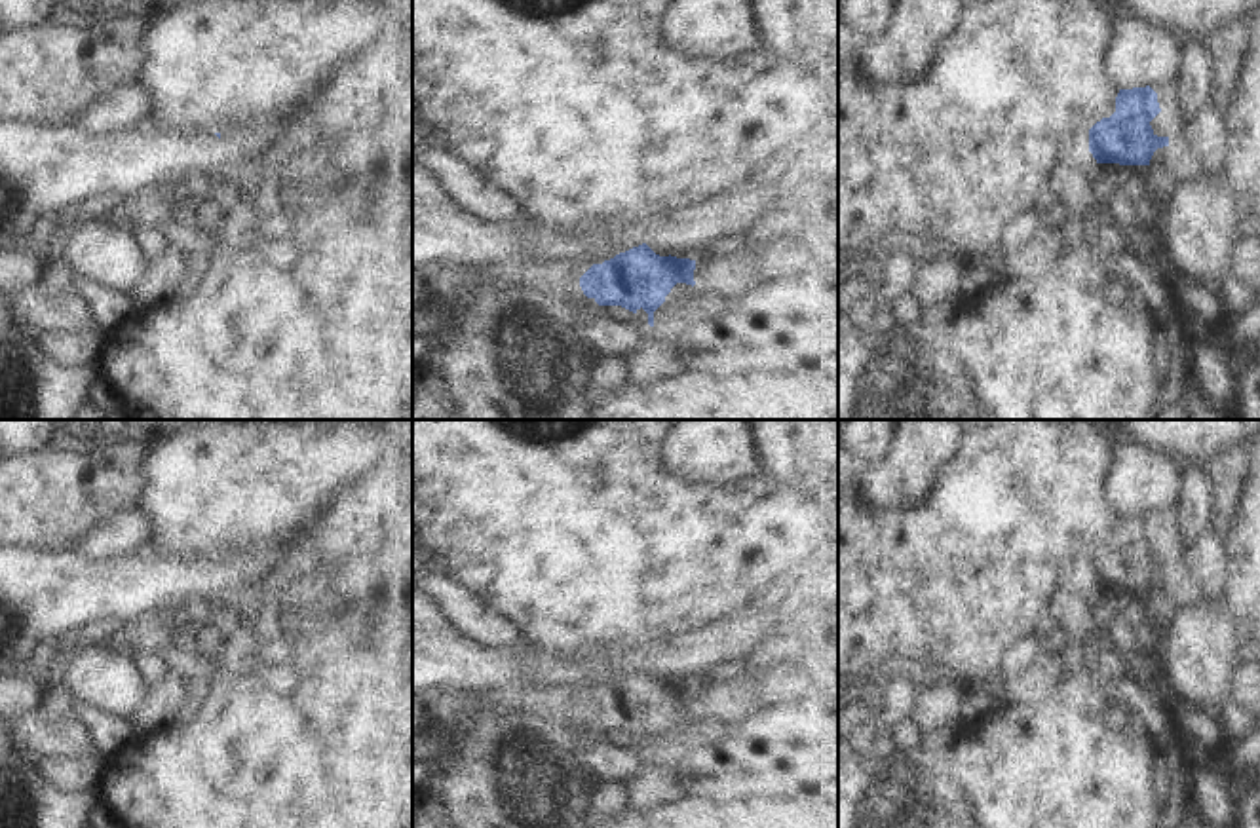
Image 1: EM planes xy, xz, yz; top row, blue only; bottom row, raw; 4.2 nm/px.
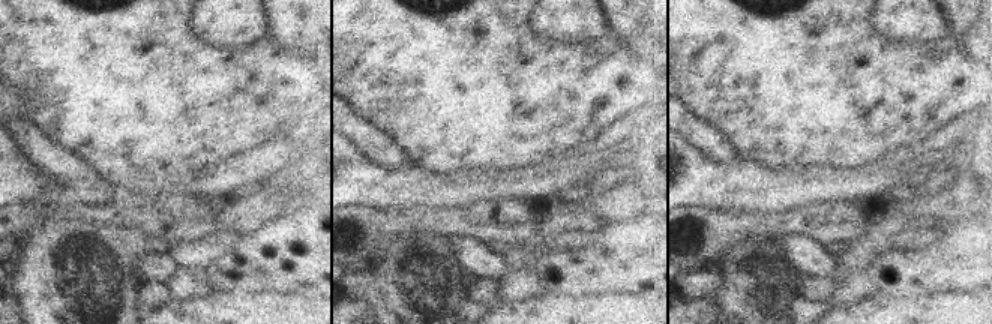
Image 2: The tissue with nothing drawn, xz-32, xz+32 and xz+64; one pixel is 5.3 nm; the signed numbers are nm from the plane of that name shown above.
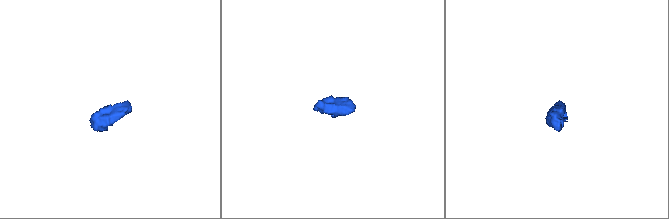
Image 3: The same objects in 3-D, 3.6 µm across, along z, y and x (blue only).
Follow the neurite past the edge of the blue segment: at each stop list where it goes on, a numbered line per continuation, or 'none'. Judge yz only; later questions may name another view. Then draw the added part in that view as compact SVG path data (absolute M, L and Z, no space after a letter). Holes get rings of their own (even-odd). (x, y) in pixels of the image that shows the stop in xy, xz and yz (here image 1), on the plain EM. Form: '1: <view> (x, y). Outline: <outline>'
none.

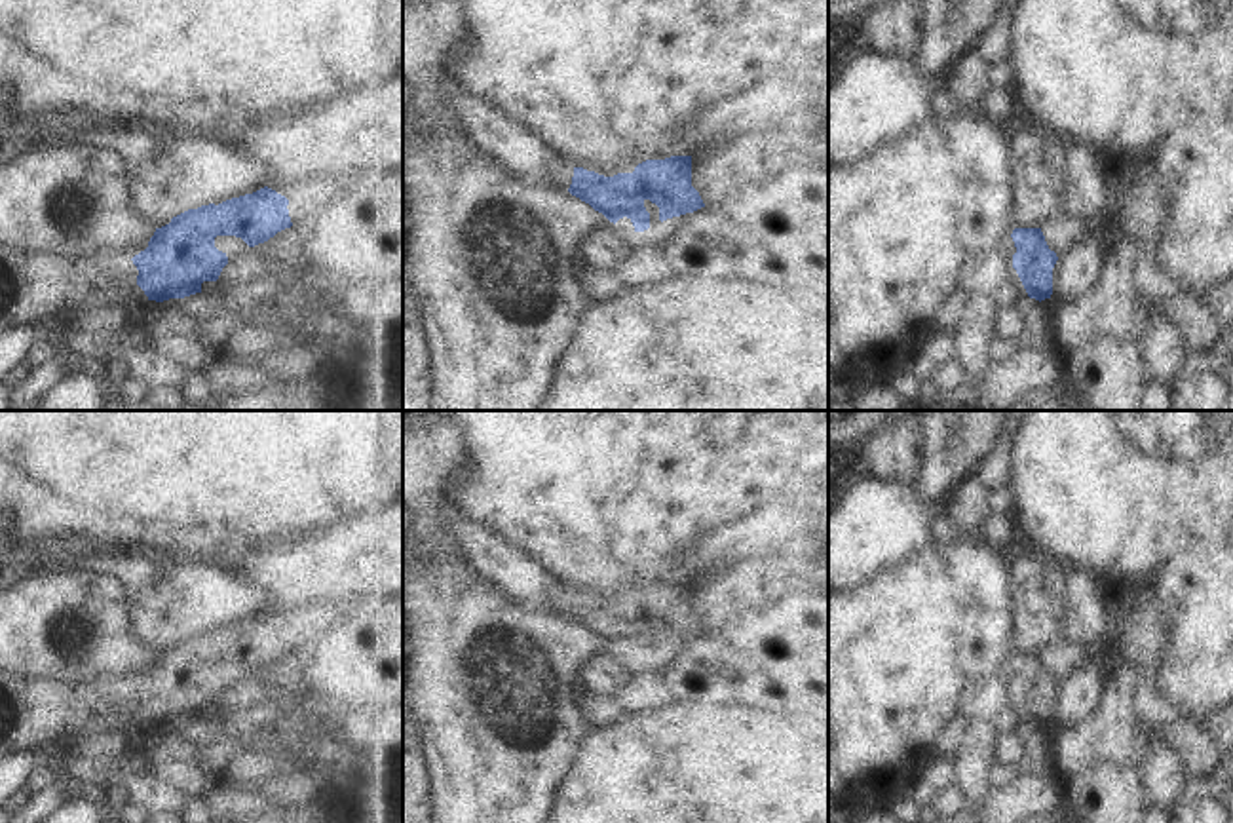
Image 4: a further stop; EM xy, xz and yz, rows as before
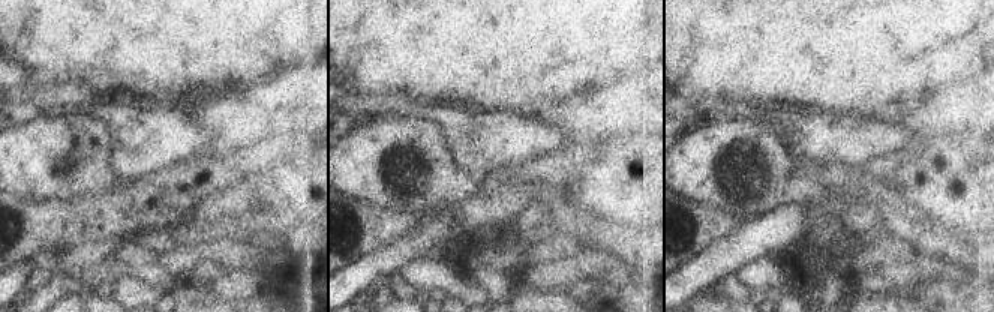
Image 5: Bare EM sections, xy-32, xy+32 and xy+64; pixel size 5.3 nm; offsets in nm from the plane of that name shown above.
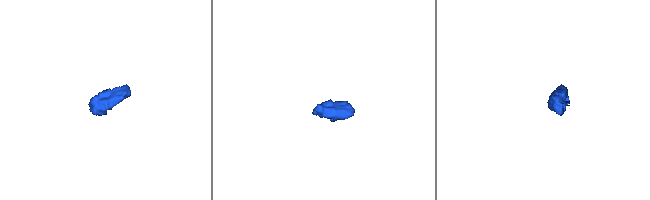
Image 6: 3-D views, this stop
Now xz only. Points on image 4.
none.

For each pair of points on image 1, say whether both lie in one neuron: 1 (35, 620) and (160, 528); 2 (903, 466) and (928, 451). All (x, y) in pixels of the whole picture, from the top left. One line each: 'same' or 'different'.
1: different
2: same

